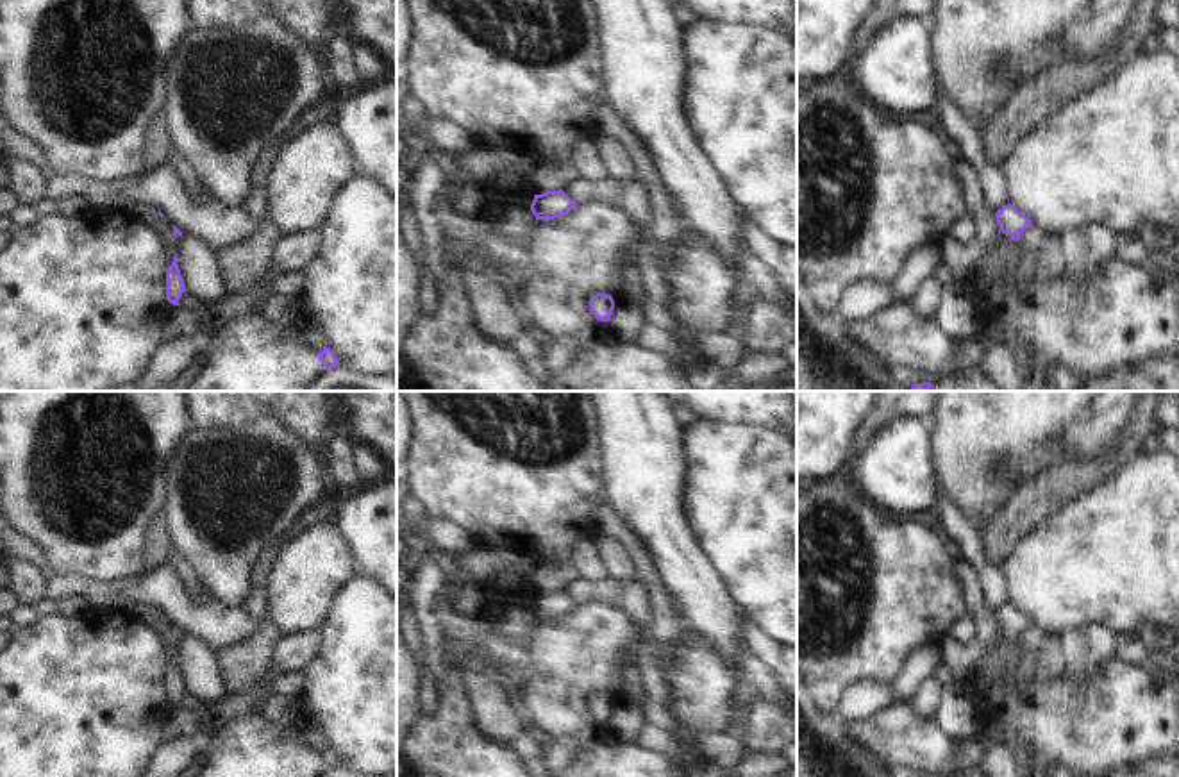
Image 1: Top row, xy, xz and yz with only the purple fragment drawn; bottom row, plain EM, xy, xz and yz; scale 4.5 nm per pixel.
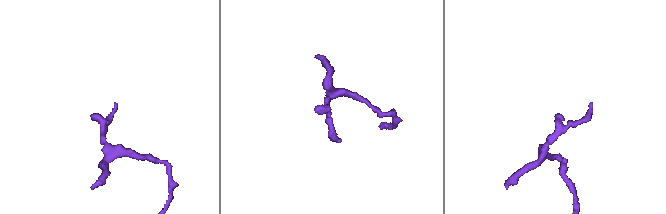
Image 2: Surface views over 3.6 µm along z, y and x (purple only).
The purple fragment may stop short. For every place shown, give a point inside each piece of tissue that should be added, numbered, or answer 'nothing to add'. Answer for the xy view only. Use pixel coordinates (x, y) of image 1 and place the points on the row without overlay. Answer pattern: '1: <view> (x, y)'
nothing to add

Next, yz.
nothing to add

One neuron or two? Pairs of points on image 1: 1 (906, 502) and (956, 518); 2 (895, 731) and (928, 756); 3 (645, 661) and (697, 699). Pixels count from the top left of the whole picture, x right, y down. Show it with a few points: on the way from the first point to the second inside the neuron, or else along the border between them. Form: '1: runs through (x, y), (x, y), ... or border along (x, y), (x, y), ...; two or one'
1: border along (933, 488), (936, 504); two
2: runs through (903, 738), (920, 749); one
3: border along (660, 668), (668, 688), (667, 704); two

